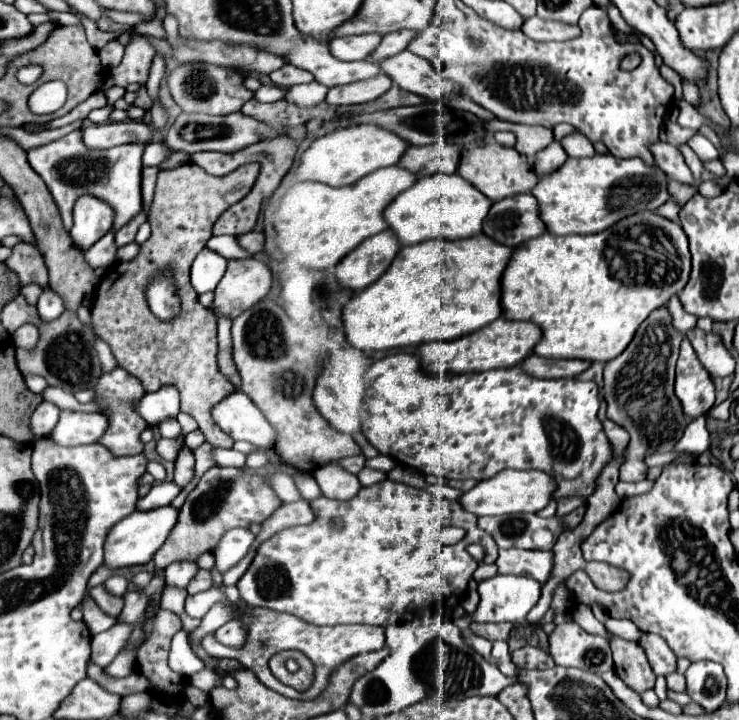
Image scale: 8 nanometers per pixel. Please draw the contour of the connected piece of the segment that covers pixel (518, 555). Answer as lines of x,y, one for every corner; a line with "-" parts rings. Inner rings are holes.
500,549
498,551
498,573
528,575
540,583
546,583
552,569
550,551
522,551
522,549

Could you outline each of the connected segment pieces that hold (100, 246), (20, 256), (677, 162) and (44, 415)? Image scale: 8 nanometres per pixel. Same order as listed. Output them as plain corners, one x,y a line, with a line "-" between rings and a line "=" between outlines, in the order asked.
106,233
98,243
90,247
90,251
84,253
84,259
88,265
96,267
108,267
116,261
116,245
114,245
114,233
=
28,243
14,245
12,255
4,263
20,277
22,285
30,285
30,283
38,285
38,279
48,279
44,257
34,245
=
658,141
650,147
654,159
658,161
658,167
674,181
680,181
684,185
696,185
694,181
694,175
692,171
688,169
682,153
674,147
674,145
668,145
664,141
=
42,401
36,407
36,411
32,413
32,421
30,421
30,429
34,433
34,441
50,437
54,425
58,423
58,415
60,415
60,409
54,403
50,403
50,401

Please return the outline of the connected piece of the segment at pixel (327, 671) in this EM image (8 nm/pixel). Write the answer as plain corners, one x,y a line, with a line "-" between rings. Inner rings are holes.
244,601
236,603
238,607
238,621
242,621
246,625
246,645
242,645
242,649
232,649
228,645
218,643
212,635
204,637
202,647
208,655
212,657
228,657
228,659
236,659
240,661
246,669
254,671
254,675
268,687
274,689
278,693
282,693
284,697
290,699
314,699
318,697
330,683
330,677
334,673
334,669
338,669
338,665
342,665
342,661
348,661
348,657
356,657
358,653
370,653
370,651
378,651
384,647
386,643
386,635
384,635
384,627
370,627
370,625
334,625
334,627
318,627
318,625
310,625
294,615
286,615
286,613
278,613
278,611
270,611
266,607
258,607
252,609
250,605
246,605
-
284,649
296,649
302,651
312,663
314,663
314,683
308,691
300,693
296,689
292,689
290,685
280,683
268,669
268,661
274,653
280,653

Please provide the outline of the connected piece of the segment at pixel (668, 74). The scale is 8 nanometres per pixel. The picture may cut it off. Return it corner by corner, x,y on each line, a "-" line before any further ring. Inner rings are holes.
662,65
660,68
660,73
669,83
671,83
675,89
674,99
676,101
683,99
682,94
682,83
679,74
666,65

